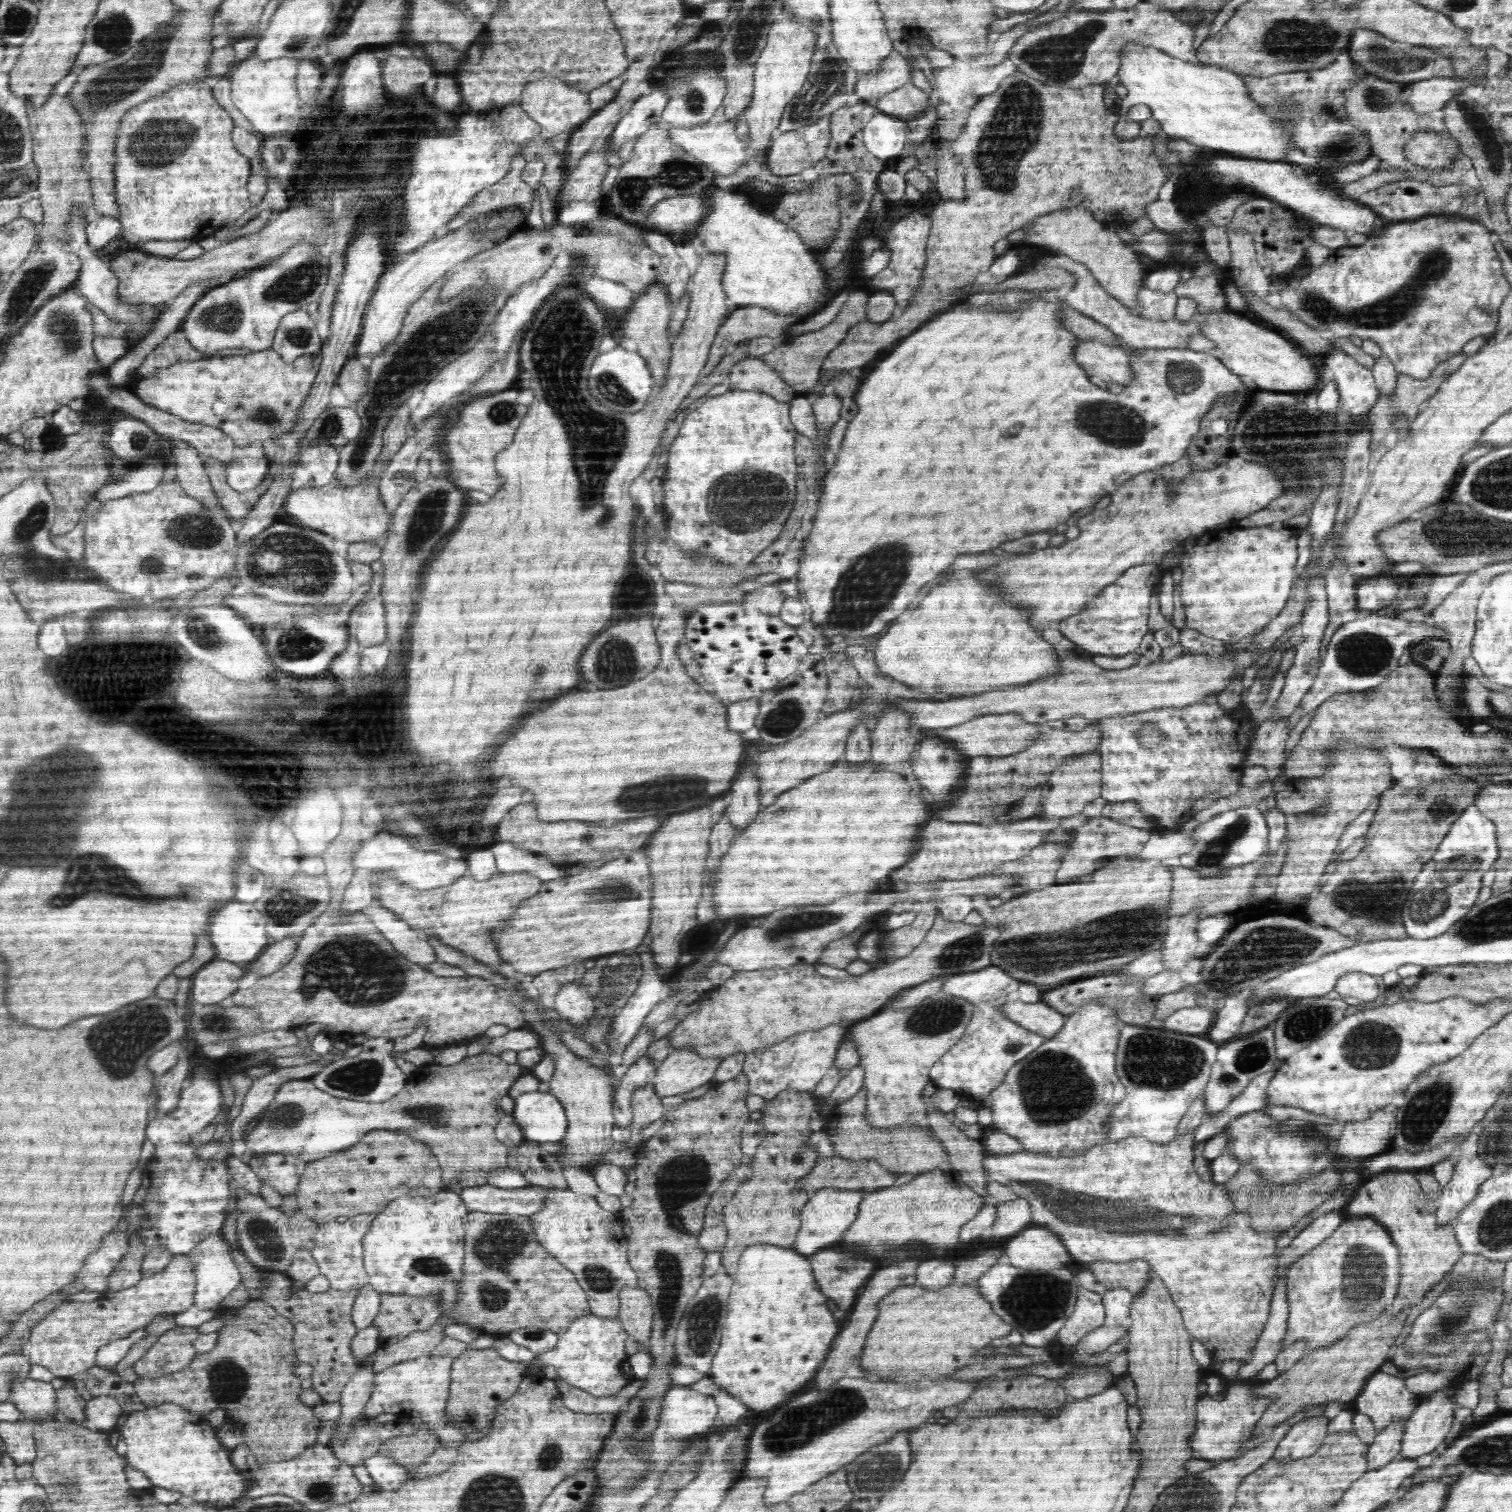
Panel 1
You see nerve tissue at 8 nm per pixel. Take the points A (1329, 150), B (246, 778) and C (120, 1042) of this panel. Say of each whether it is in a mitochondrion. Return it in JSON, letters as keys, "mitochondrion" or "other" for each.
{"A":"mitochondrion","B":"mitochondrion","C":"mitochondrion"}

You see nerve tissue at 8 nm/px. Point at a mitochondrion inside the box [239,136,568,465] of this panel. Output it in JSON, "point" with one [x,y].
{"point":[293,286]}

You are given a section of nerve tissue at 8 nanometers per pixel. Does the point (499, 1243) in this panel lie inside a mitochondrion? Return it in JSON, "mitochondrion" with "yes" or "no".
{"mitochondrion":"yes"}

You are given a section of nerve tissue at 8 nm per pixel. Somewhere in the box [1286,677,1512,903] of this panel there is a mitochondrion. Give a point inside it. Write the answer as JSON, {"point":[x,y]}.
{"point":[1441,808]}

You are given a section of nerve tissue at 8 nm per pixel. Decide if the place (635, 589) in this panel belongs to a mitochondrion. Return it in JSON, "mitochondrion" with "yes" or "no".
{"mitochondrion":"yes"}

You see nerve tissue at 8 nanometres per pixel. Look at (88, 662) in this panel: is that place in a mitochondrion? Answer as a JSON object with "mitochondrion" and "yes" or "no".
{"mitochondrion":"yes"}

